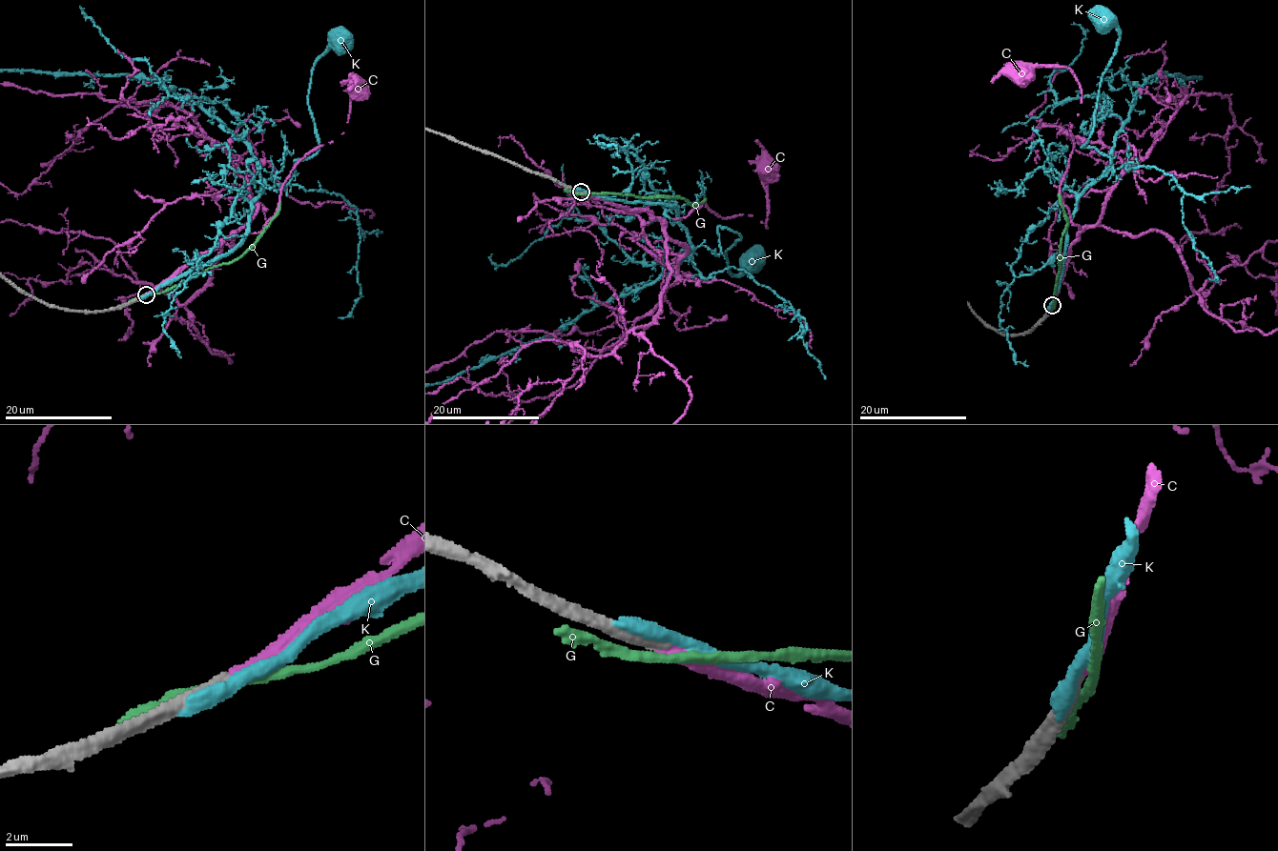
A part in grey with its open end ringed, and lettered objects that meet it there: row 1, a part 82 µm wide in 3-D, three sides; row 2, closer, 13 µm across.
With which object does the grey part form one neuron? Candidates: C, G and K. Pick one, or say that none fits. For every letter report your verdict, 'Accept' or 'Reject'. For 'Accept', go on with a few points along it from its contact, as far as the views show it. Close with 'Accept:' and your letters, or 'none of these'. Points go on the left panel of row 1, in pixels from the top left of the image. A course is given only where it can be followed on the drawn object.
C: Accept. Its course: (145, 294), (224, 241), (258, 233), (280, 203), (291, 170), (344, 132), (358, 80), (360, 90)
G: Reject
K: Reject
Accept: C

